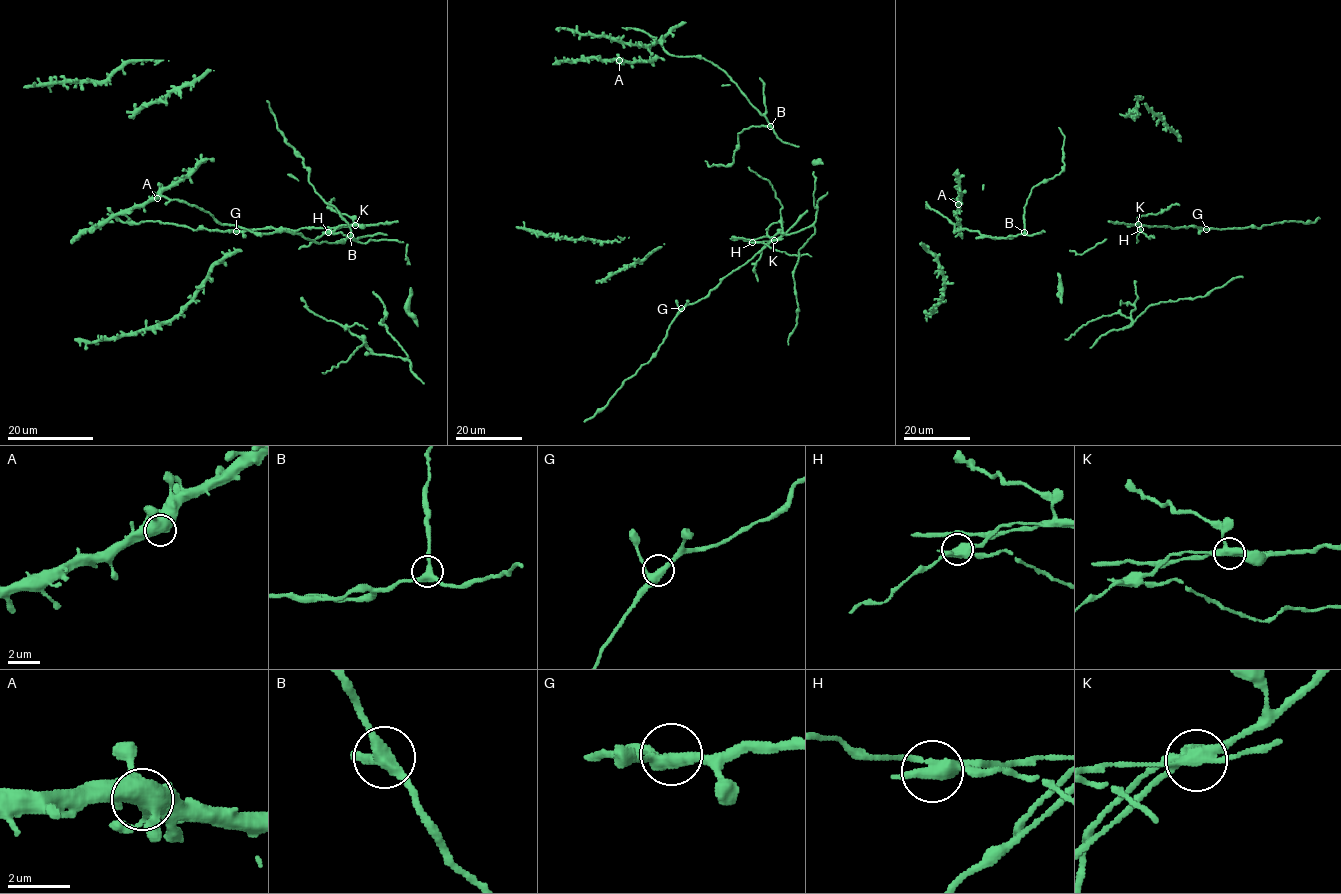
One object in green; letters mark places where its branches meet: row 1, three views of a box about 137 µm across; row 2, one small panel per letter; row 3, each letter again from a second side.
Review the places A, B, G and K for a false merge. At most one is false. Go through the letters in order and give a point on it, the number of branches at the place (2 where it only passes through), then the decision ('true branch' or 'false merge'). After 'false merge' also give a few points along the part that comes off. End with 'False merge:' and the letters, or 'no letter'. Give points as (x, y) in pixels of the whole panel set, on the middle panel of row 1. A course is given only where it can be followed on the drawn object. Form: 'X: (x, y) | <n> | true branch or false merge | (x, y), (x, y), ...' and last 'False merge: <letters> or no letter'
A: (619, 60) | 4 | true branch
B: (770, 126) | 3 | true branch
G: (681, 308) | 3 | true branch
K: (774, 240) | 5 | false merge | (773, 241), (756, 241), (778, 251), (811, 256)
False merge: K

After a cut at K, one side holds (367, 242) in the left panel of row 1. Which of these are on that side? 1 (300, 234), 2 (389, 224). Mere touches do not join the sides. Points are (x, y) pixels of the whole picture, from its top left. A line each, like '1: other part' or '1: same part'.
1: other part
2: other part

